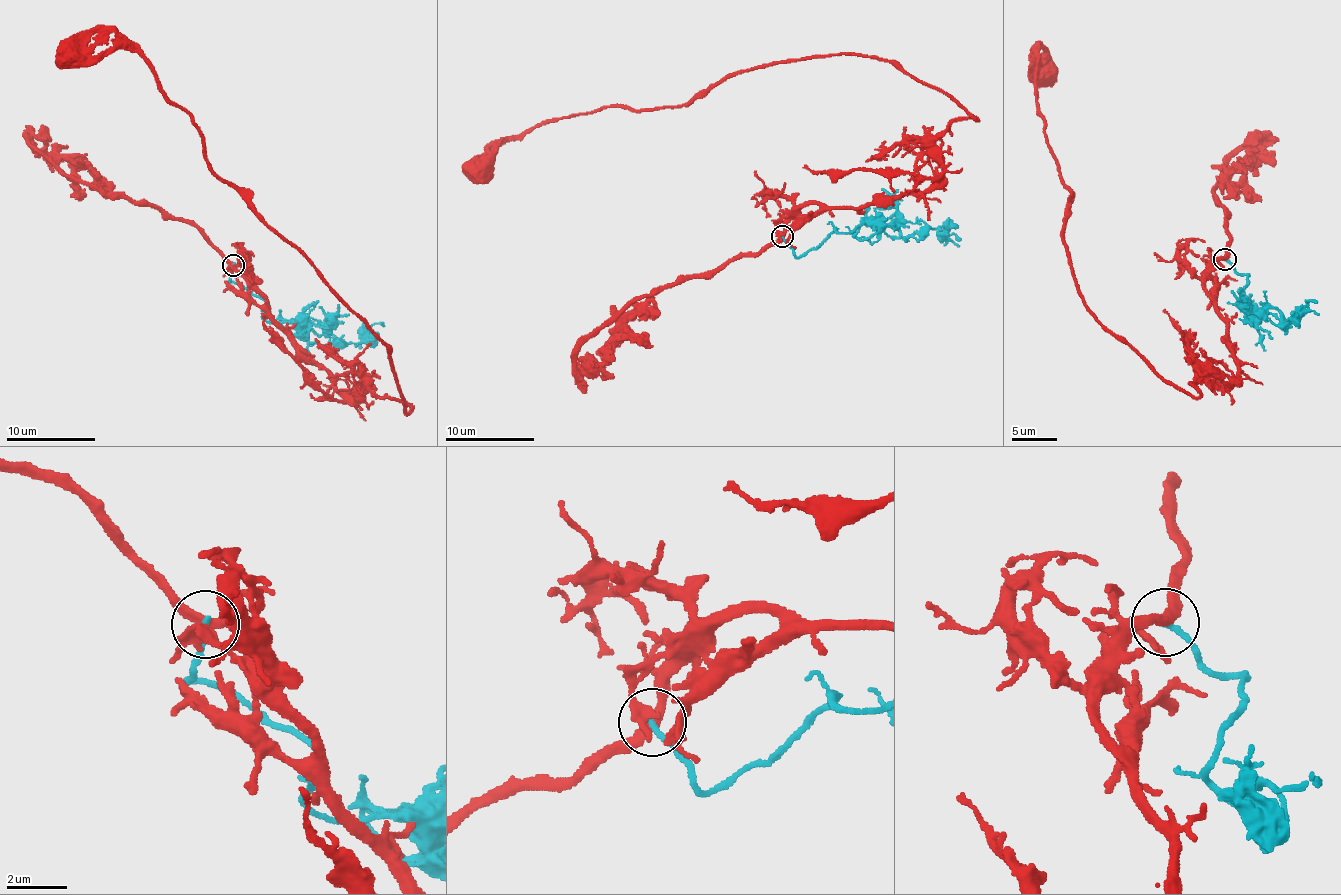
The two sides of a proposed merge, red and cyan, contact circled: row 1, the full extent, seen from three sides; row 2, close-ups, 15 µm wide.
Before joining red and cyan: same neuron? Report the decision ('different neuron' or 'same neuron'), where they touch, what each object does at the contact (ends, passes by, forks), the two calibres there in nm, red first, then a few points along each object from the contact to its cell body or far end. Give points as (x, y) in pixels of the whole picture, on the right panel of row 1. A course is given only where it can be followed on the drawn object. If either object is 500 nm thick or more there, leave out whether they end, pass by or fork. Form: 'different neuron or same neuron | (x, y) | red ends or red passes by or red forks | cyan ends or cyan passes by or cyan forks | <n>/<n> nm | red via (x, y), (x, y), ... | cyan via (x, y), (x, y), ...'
different neuron | (1224, 259) | red passes by | cyan ends | 280/200 nm | red via (1224, 259), (1238, 370), (1201, 374), (1197, 396), (1076, 286), (1030, 59), (1045, 68) | cyan via (1224, 259), (1249, 275), (1237, 304), (1244, 312), (1283, 315), (1283, 325), (1291, 324), (1307, 300), (1316, 302)

